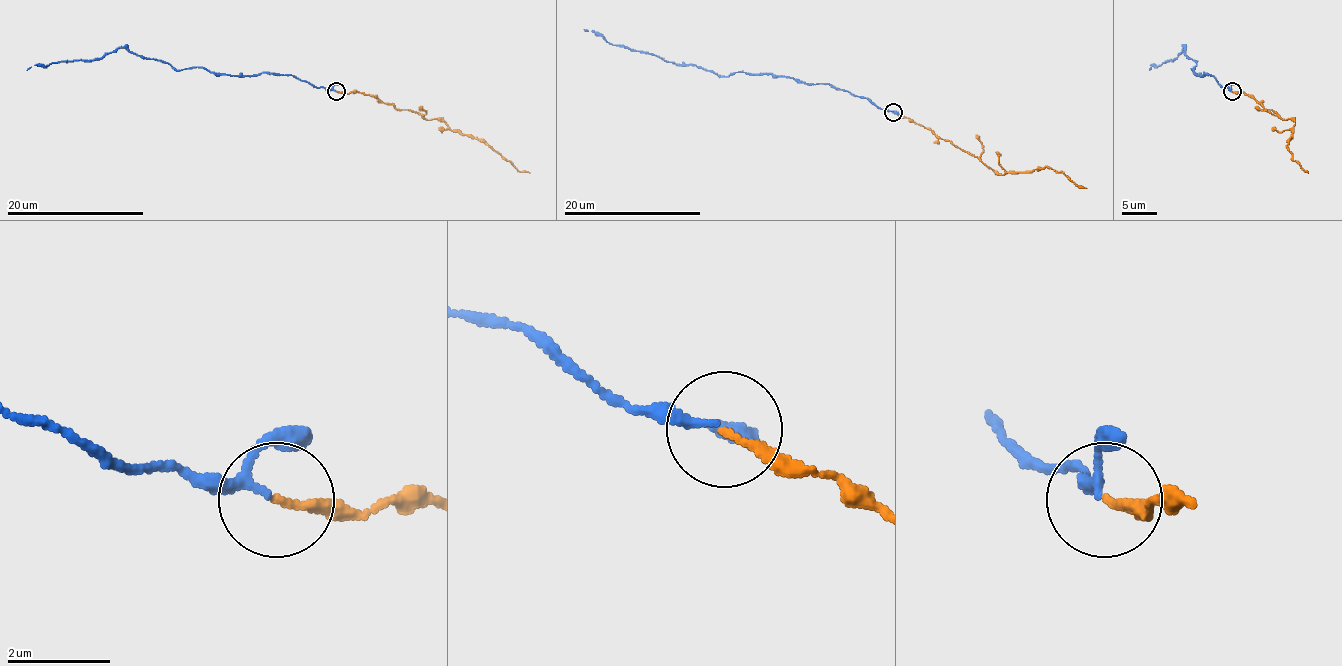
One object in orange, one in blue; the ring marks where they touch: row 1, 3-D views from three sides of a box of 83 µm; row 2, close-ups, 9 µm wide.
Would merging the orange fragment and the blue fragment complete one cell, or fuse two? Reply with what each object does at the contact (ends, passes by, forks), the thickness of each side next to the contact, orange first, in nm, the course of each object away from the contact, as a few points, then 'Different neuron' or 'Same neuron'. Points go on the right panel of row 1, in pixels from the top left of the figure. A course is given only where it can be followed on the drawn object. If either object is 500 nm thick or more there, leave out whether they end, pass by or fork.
At the ring orange ends. At the ring blue passes by. Thickness 160 nm (orange) against 140 nm. Course of orange: (1232, 91), (1247, 94), (1283, 120), (1290, 118), (1294, 122), (1287, 148), (1292, 160), (1307, 173). Course of blue: (1230, 91), (1204, 72), (1198, 75), (1186, 48), (1150, 70). Same neuron

